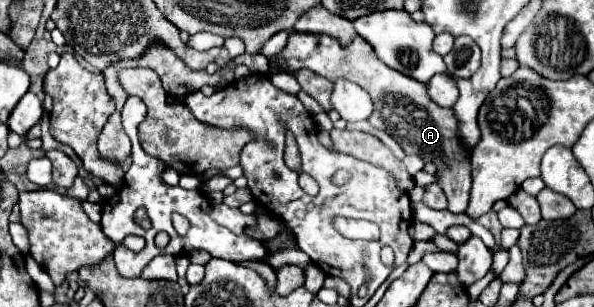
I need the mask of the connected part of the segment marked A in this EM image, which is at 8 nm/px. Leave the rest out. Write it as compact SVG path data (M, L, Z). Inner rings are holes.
M290 32L284 50L270 60L270 72L296 72L302 68L308 68L314 74L320 74L332 82L344 78L362 86L372 96L374 108L378 108L378 116L382 114L382 120L376 120L378 124L382 124L382 130L386 130L404 148L406 154L418 154L424 162L436 164L436 178L448 198L448 210L454 214L466 212L472 182L470 156L458 140L458 122L452 108L442 108L434 104L426 96L426 86L422 82L388 68L382 60L378 60L374 48L370 48L370 44L358 34L350 44L342 46L338 44L338 38L326 34Z

